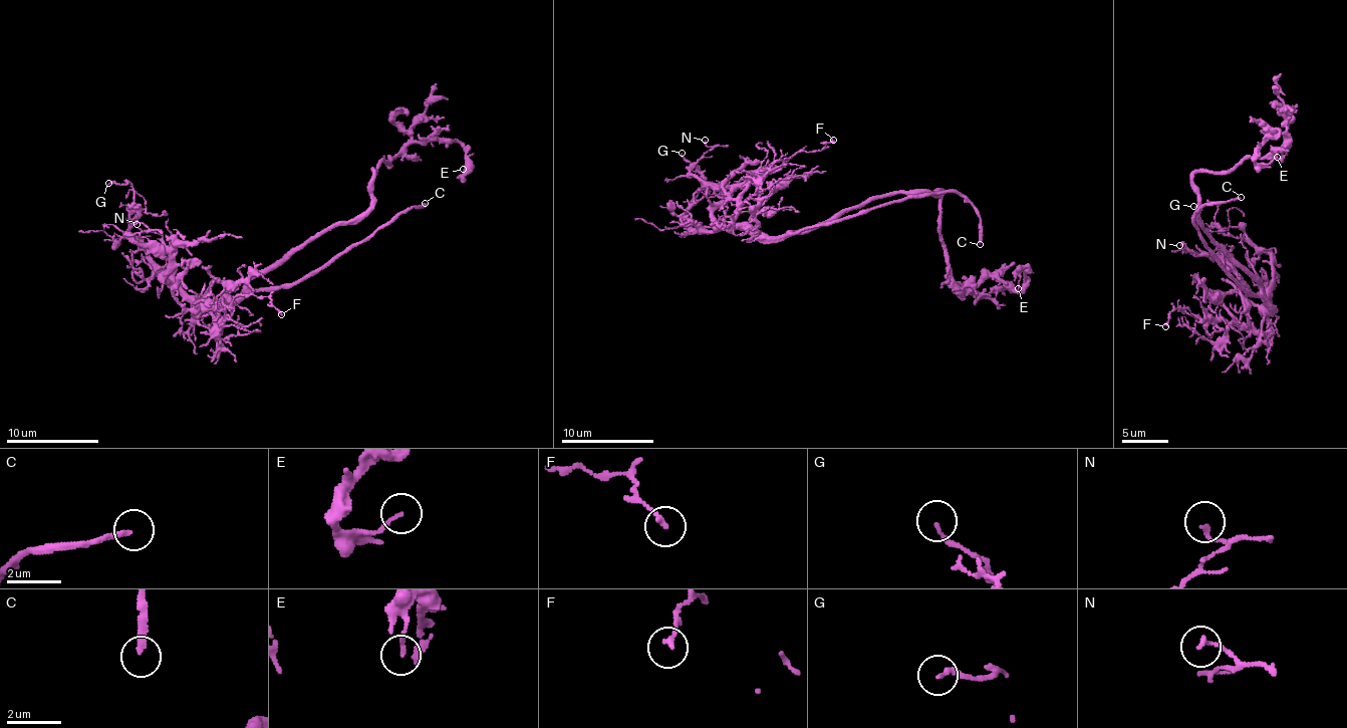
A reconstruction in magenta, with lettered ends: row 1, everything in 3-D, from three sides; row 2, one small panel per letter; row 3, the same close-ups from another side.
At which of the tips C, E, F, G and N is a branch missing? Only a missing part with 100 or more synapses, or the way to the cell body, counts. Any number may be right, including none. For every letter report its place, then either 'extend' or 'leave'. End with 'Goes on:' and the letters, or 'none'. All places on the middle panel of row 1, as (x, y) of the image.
C: (980, 244) | extend
E: (1018, 288) | leave
F: (833, 140) | leave
G: (682, 153) | leave
N: (705, 140) | leave
Goes on: C

